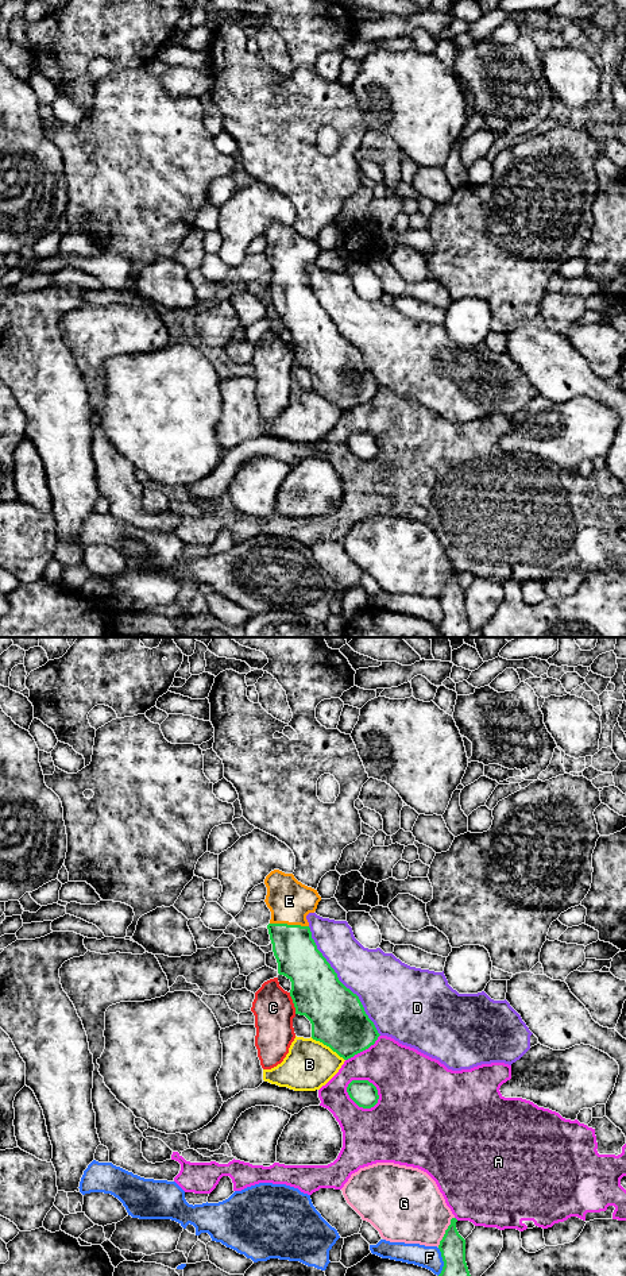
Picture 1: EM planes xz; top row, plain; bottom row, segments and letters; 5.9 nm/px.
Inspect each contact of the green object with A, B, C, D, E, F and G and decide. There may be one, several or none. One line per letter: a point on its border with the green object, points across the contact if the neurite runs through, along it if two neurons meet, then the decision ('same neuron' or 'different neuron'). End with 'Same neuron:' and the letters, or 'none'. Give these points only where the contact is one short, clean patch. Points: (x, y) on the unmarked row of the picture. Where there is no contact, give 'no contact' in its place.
A: contact xz (359, 458); different neuron
B: contact xz (328, 397); different neuron
C: contact xz (293, 354); border xz (289, 344), (296, 365); different neuron
D: contact xz (340, 334); different neuron
E: contact xz (289, 277); way xz (298, 311), (292, 296), (289, 277), (289, 253); same neuron
F: contact xz (443, 612); different neuron
G: contact xz (445, 583); different neuron
Same neuron: E

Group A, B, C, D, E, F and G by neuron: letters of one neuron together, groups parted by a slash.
A / B / C / D / E / F / G

